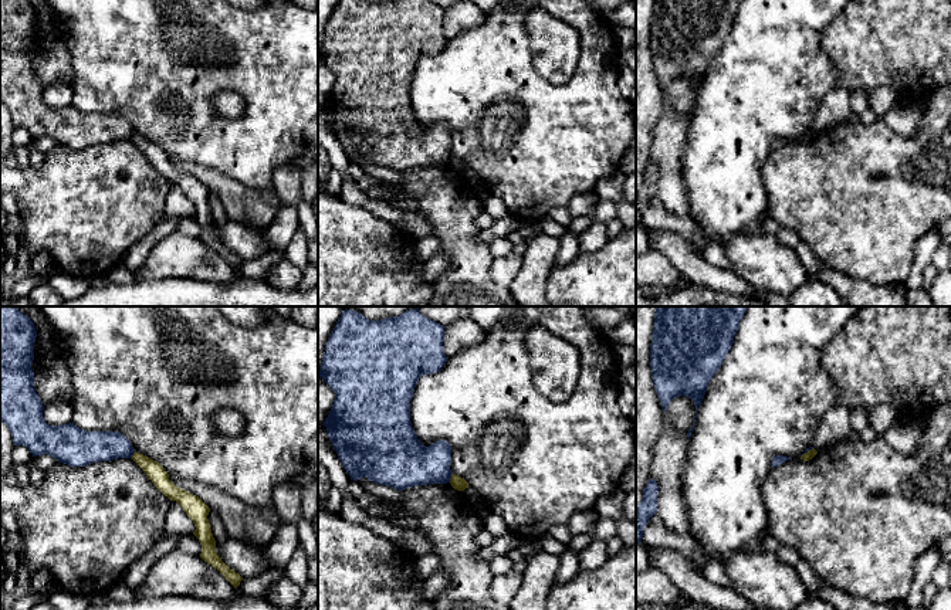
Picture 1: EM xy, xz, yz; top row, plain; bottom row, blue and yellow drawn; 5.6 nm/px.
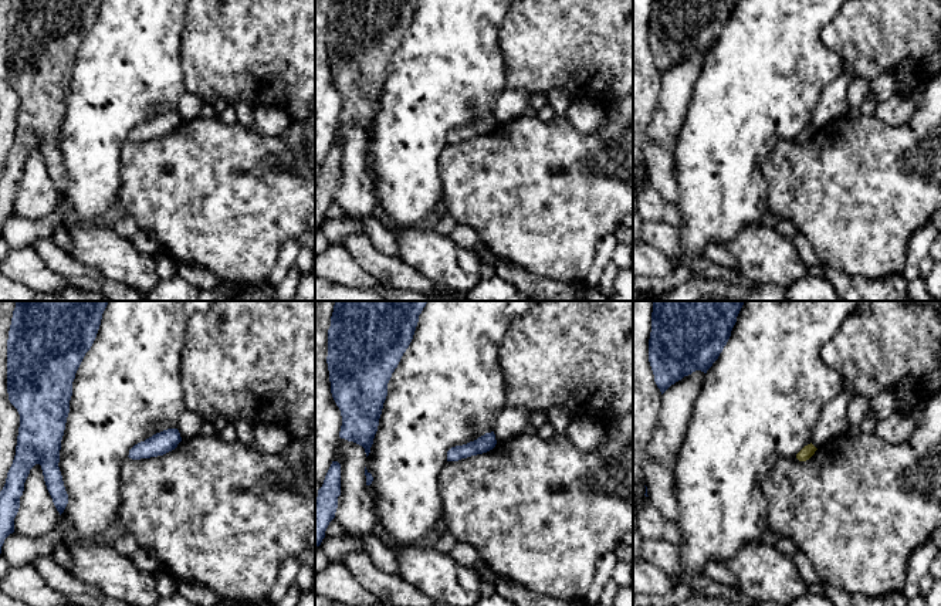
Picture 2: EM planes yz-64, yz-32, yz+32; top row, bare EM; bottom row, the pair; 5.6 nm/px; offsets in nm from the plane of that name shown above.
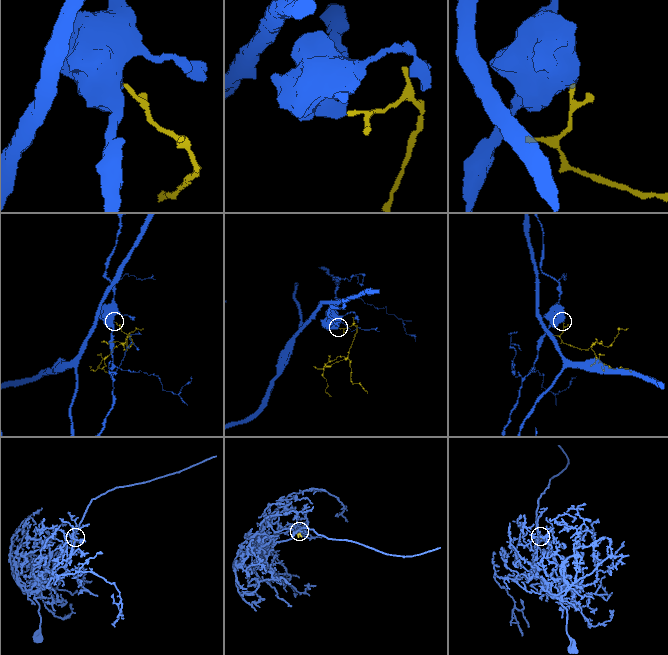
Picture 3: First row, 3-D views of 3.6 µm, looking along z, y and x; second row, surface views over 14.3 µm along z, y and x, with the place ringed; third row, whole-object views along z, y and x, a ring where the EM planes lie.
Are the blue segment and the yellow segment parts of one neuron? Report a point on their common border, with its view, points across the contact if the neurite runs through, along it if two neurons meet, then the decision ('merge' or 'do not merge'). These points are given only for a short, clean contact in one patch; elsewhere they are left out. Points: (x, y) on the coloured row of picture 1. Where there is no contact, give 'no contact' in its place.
xz (450, 477) | along xz (452, 473), (449, 481) | do not merge

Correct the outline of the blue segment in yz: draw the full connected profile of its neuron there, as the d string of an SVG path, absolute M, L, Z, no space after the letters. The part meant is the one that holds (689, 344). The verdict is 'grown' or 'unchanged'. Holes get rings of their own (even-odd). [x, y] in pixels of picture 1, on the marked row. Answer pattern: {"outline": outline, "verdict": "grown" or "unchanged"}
{"outline": "M656 306L650 345L650 369L653 384L664 413L673 399L687 396L694 401L696 421L697 410L704 399L708 383L731 350L734 336L747 308L748 306Z", "verdict": "unchanged"}

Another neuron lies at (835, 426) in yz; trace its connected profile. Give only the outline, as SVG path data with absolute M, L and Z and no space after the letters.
M832 406L819 423L812 447L816 451L826 451L839 441L847 440L853 430L850 413L849 407Z

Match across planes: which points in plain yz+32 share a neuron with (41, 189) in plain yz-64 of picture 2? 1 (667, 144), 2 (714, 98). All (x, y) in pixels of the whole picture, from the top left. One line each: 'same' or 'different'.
1: same
2: different

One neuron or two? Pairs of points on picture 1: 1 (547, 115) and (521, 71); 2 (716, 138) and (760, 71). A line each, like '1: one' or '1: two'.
1: one
2: one

